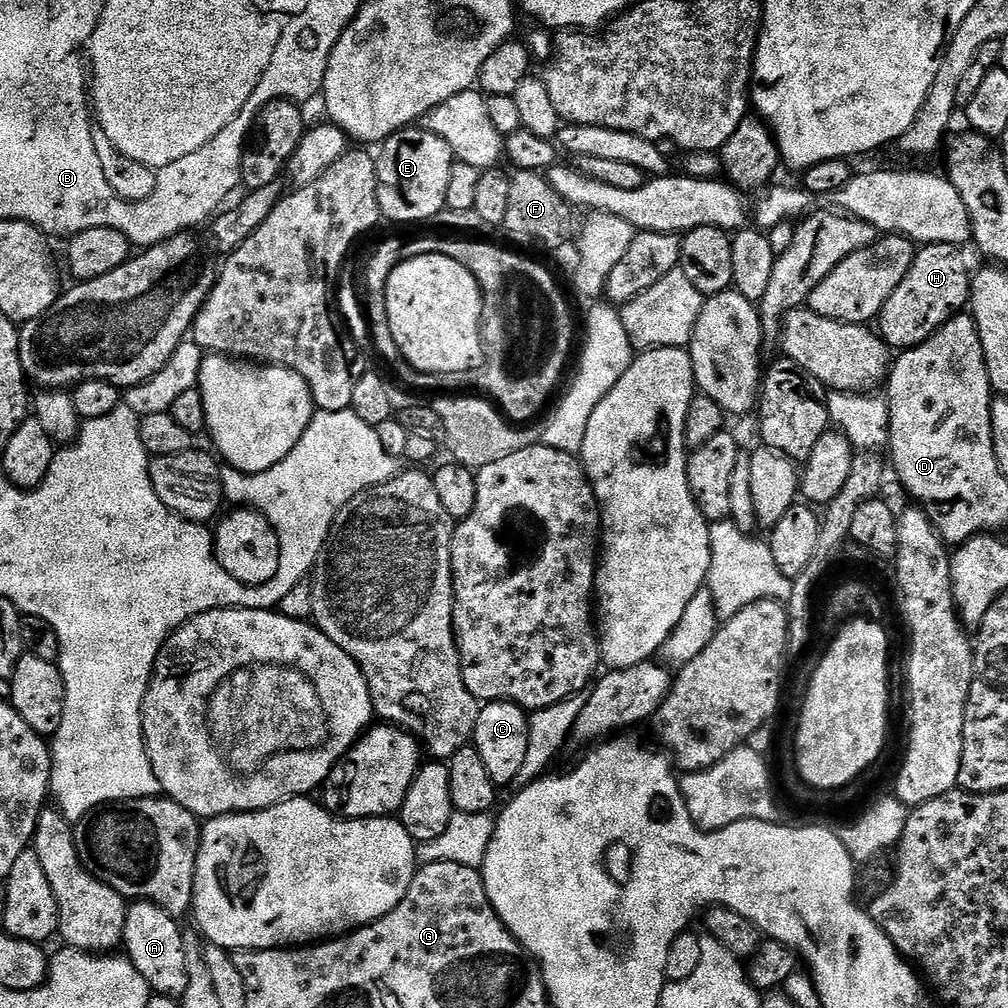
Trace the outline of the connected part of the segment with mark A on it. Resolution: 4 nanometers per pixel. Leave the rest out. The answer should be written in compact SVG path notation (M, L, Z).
M137 900L128 904L122 948L134 970L146 978L149 989L157 996L182 997L186 994L186 982L190 982L190 953L184 949L184 936L176 924L179 924L177 917L156 904L151 904L149 900Z

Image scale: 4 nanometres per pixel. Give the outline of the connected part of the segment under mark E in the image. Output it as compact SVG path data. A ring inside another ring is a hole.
M409 126L383 141L380 150L376 162L378 202L387 219L389 216L400 224L431 221L446 208L446 185L450 182L454 157L450 146L446 146L438 134L424 126Z

